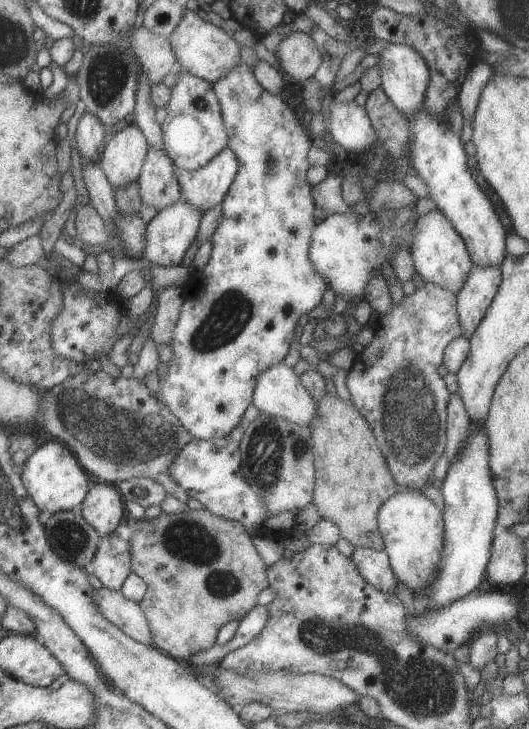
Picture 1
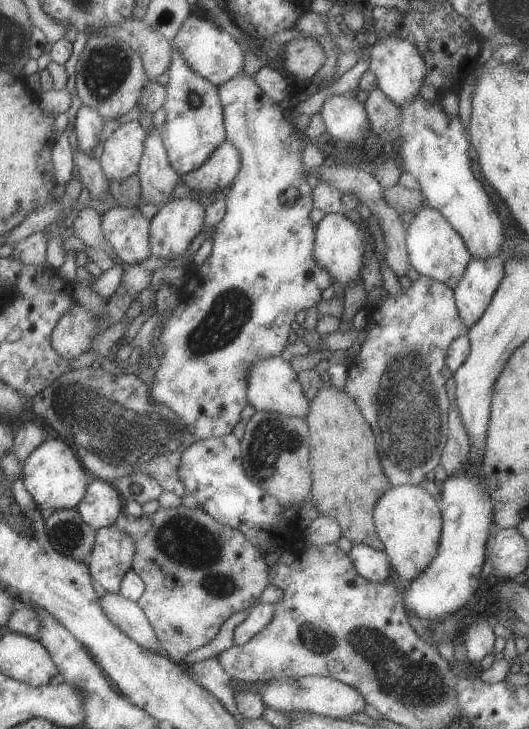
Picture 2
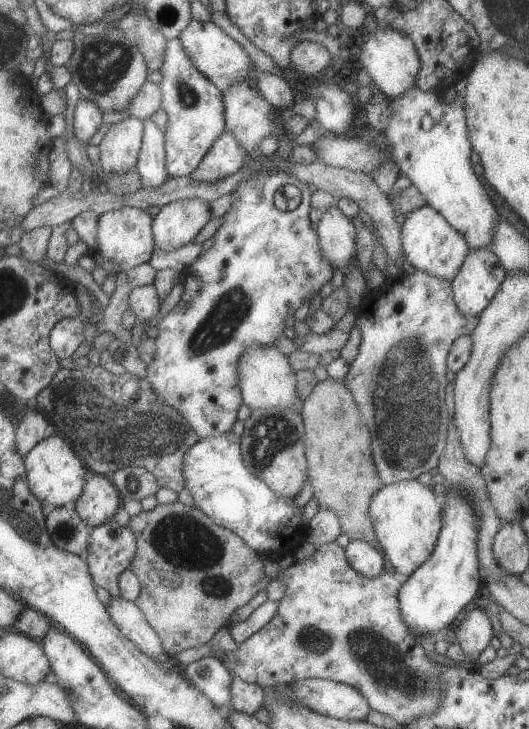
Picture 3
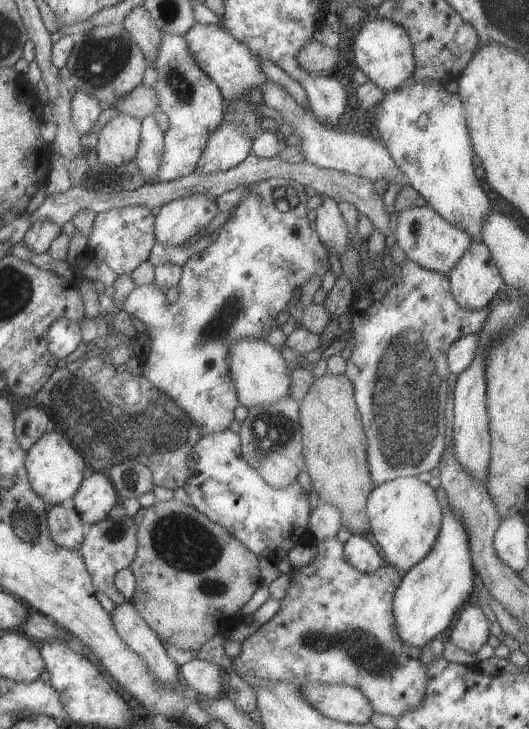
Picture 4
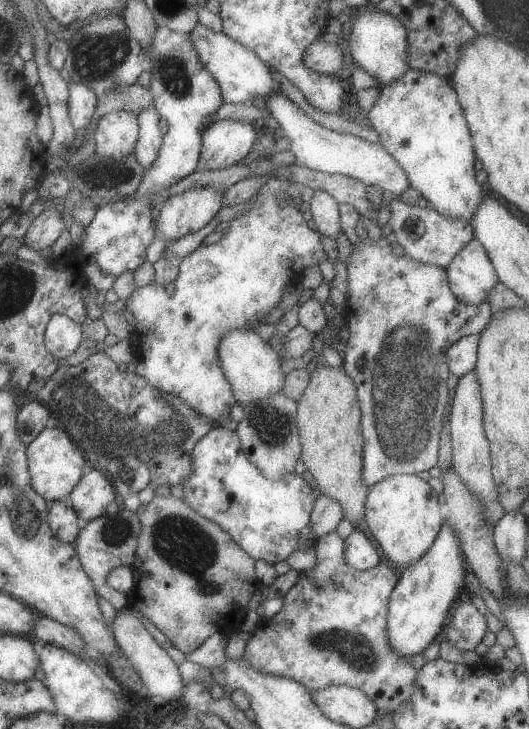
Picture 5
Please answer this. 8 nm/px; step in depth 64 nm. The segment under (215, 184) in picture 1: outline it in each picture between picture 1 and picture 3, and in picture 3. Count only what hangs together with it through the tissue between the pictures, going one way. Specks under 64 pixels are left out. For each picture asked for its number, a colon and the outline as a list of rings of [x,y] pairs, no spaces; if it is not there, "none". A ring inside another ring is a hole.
2: [[[225,138],[197,170],[185,174],[181,180],[189,190],[199,194],[197,202],[207,206],[209,202],[213,202],[211,194],[217,194],[225,188],[231,188],[239,168],[241,168],[239,152]]]
3: [[[221,132],[217,140],[213,140],[211,148],[201,158],[197,170],[193,170],[193,178],[199,182],[215,182],[223,176],[237,172],[245,164],[245,148],[229,134]]]

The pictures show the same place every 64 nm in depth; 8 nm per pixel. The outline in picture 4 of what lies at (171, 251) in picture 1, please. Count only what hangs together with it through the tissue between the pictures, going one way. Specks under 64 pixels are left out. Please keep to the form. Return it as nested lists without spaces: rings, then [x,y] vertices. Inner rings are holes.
[[[191,194],[163,204],[155,216],[155,242],[169,246],[181,246],[193,234],[201,232],[215,216],[217,204],[211,196]]]

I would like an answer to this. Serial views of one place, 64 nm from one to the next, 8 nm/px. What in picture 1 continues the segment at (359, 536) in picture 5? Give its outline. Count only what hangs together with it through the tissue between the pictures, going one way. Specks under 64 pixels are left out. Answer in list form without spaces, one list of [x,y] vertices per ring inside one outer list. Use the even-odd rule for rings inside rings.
[[[355,548],[351,554],[351,560],[367,584],[371,584],[381,592],[395,594],[397,580],[385,552],[377,552],[371,548]]]

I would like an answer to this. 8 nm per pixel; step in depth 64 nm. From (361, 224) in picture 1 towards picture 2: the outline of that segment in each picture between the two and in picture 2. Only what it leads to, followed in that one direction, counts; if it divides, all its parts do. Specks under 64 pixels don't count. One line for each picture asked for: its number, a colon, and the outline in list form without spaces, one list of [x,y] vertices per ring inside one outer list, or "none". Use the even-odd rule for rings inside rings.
2: [[[325,214],[323,220],[315,226],[313,260],[317,260],[317,264],[325,268],[325,272],[329,272],[333,282],[339,282],[343,290],[347,290],[355,282],[361,282],[361,266],[367,248],[373,250],[371,232],[365,232],[361,226],[357,226],[343,214]]]

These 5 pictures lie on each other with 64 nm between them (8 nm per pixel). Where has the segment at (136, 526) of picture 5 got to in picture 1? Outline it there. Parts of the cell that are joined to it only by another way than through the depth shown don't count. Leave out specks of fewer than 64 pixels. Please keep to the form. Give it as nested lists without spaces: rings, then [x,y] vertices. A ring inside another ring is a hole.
[[[115,532],[101,536],[101,542],[91,558],[93,576],[103,588],[121,592],[125,578],[131,572],[131,544],[121,540]]]

